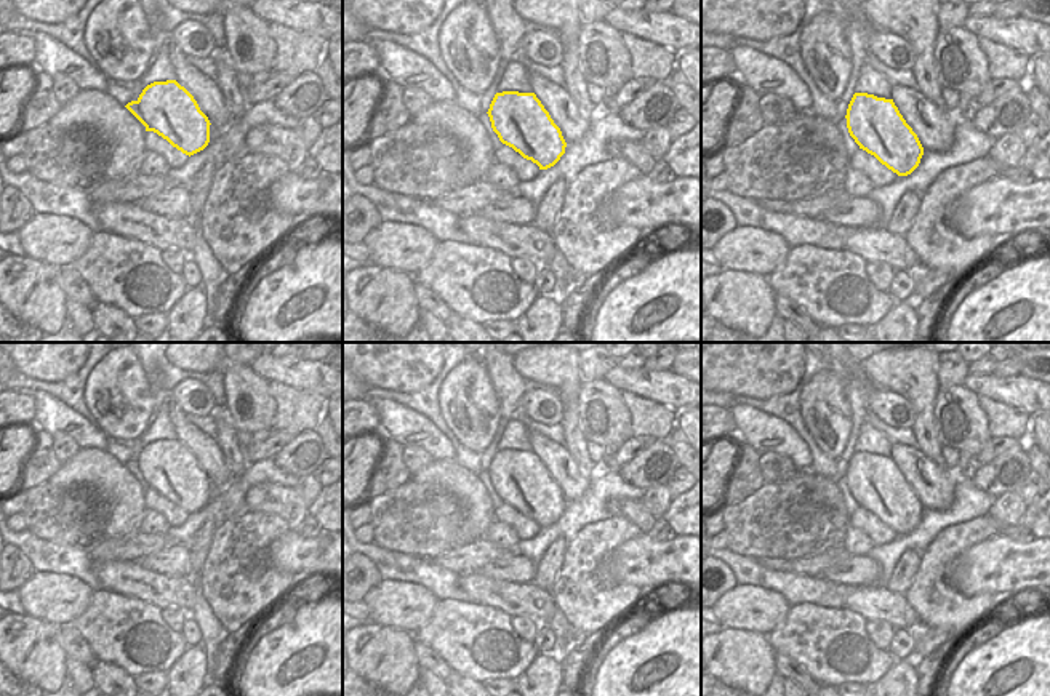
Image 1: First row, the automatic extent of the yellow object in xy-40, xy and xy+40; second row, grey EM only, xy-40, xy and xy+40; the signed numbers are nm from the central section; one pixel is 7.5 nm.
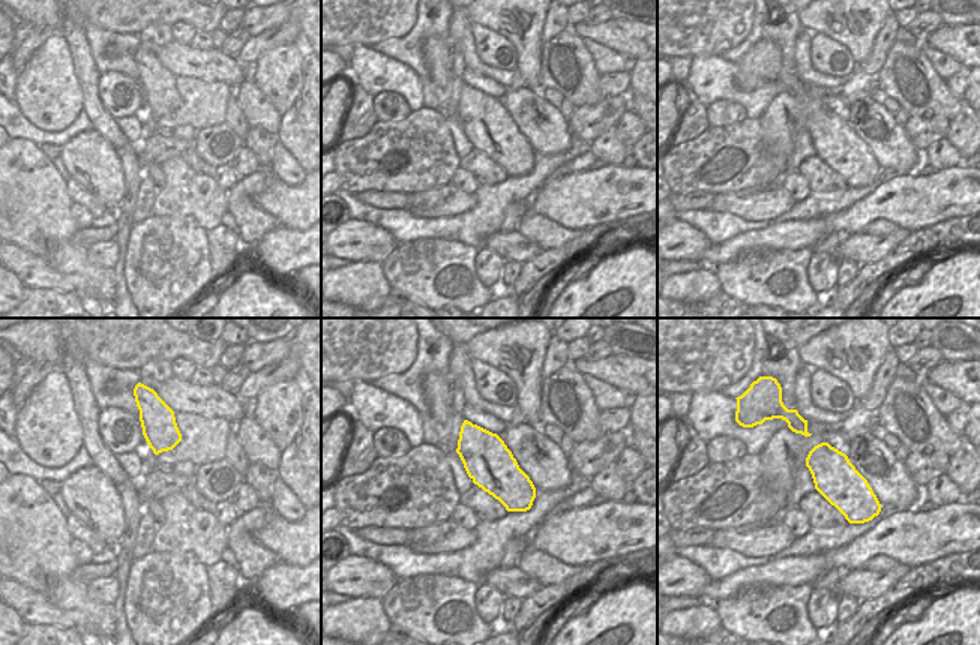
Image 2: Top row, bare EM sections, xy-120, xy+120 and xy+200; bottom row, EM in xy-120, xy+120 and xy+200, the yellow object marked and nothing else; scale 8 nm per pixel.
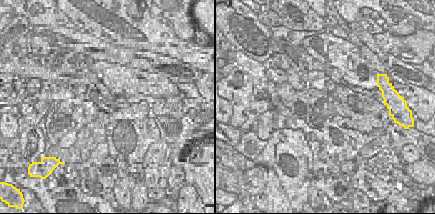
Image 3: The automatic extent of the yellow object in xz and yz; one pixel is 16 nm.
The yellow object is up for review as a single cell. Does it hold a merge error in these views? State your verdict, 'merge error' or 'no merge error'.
merge error

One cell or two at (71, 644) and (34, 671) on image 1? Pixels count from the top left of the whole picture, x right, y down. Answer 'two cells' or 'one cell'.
two cells

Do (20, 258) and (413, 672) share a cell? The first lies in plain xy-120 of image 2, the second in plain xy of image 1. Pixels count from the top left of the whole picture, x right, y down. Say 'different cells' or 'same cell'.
same cell

